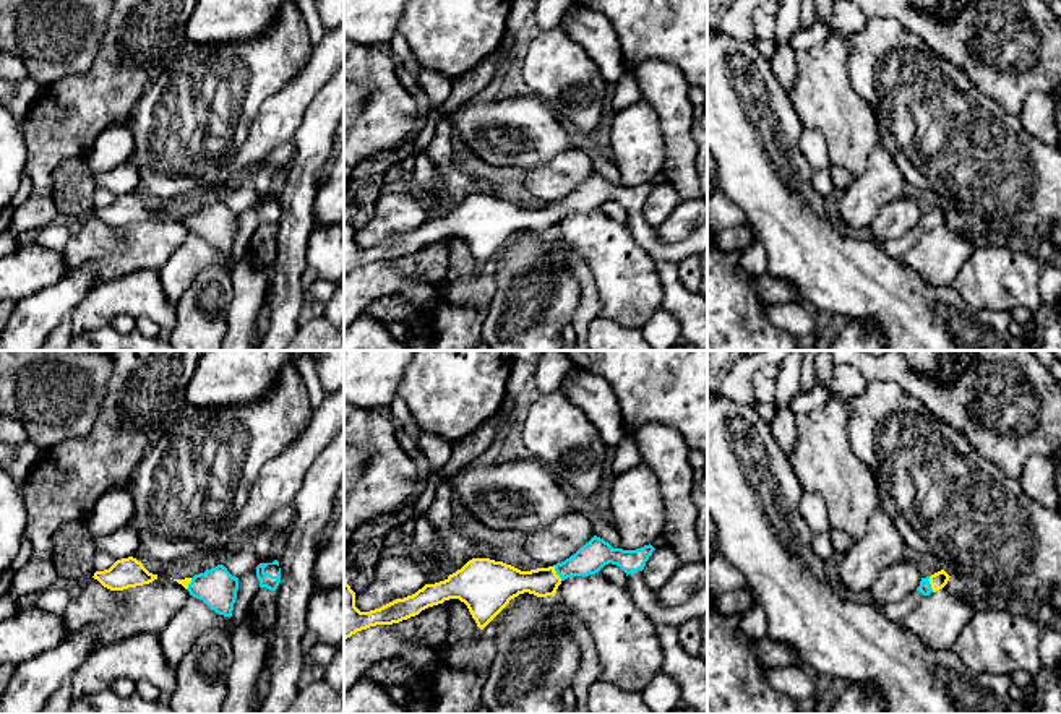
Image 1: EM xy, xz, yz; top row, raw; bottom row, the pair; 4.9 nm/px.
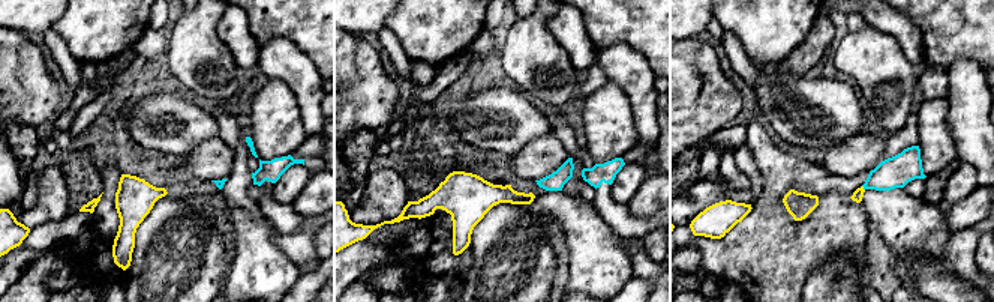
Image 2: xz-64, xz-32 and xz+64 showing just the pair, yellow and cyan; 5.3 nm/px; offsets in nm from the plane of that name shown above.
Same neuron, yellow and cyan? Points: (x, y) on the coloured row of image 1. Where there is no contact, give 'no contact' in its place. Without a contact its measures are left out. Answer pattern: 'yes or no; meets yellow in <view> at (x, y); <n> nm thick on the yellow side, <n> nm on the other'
yes; meets yellow in yz at (930, 583); 80 nm thick on the yellow side, 60 nm on the other

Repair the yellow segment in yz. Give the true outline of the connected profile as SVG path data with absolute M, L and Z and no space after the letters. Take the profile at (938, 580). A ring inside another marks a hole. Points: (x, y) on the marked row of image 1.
M941 570L931 576L921 578L917 591L923 596L930 596L931 592L943 589L947 584L949 578L951 576L944 570Z

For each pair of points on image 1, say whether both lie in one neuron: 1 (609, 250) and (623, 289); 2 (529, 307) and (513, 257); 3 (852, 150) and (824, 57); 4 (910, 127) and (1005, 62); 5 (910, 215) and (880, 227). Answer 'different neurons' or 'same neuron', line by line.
1: same neuron
2: same neuron
3: same neuron
4: different neurons
5: same neuron

